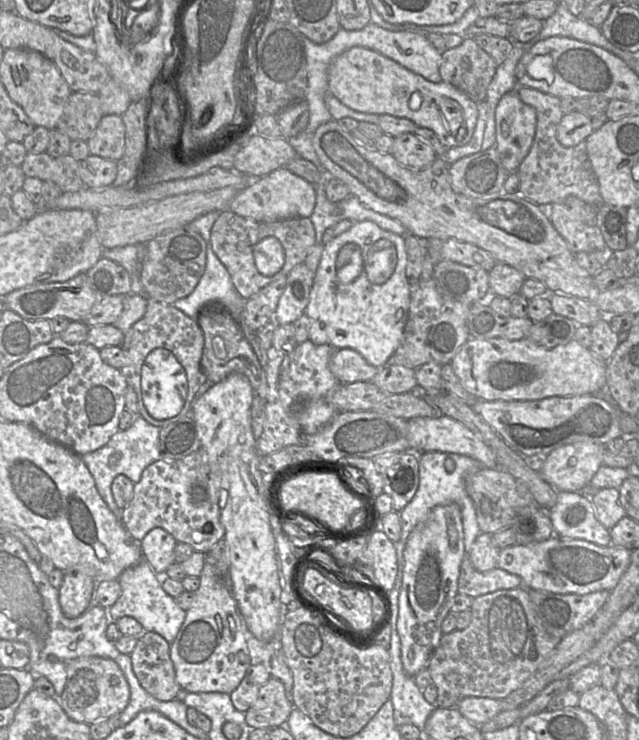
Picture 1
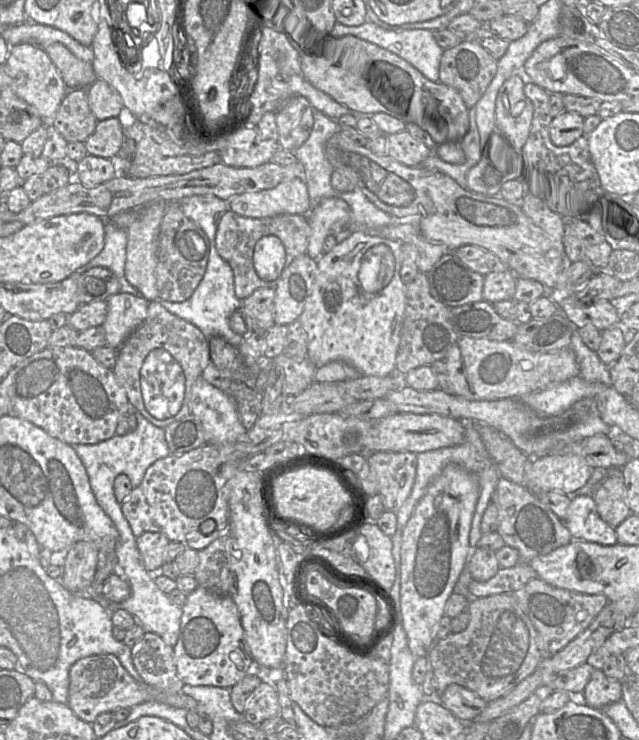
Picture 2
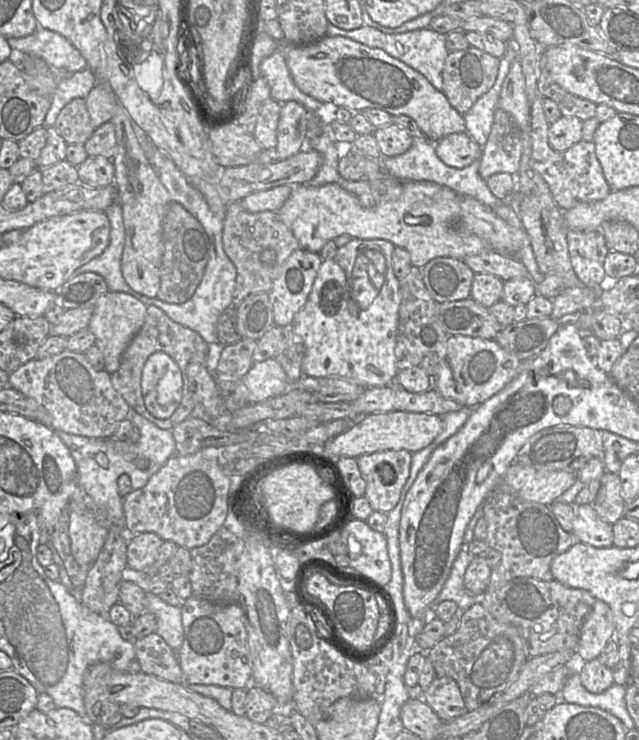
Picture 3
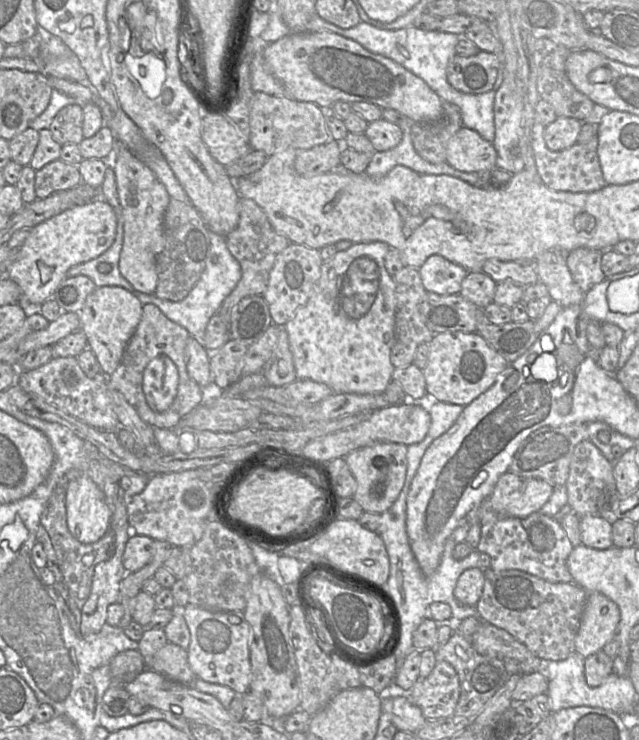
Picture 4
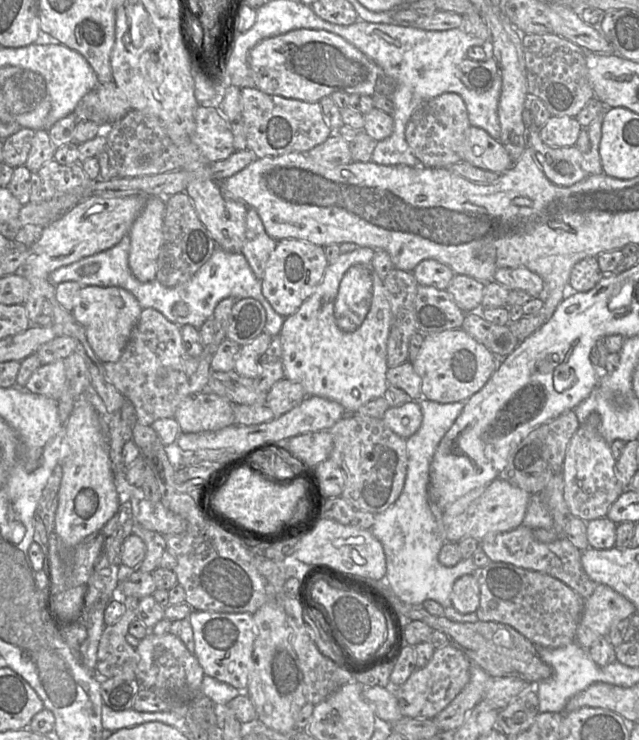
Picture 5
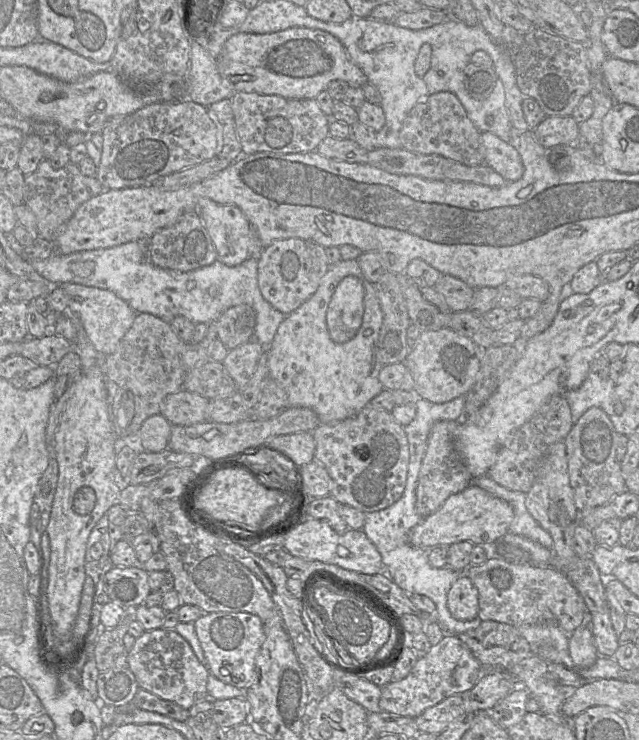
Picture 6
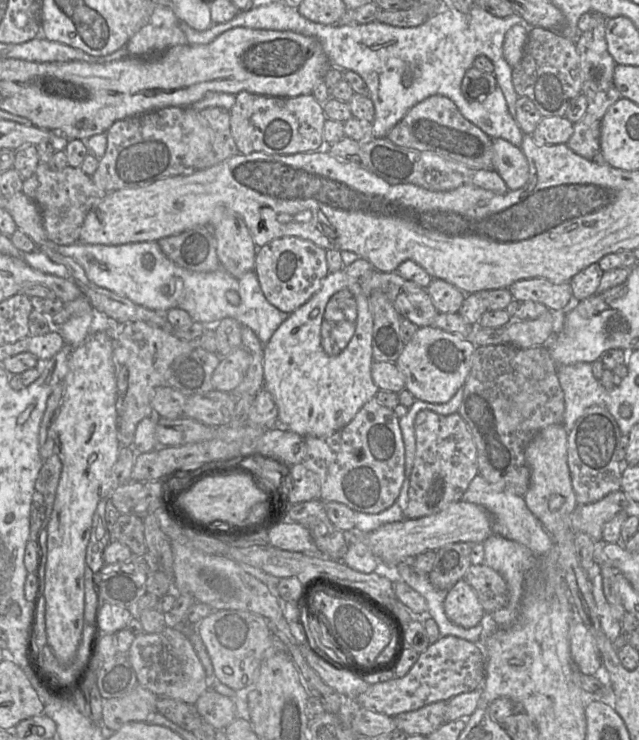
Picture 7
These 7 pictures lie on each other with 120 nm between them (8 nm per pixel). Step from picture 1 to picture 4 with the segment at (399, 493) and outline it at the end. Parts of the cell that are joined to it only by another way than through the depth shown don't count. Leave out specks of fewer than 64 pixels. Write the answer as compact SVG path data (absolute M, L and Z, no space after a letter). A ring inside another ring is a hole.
M378 442L378 443L369 445L369 446L365 446L365 447L356 449L356 450L350 452L345 457L339 457L339 458L344 458L346 460L348 467L357 482L357 489L356 489L355 493L353 494L353 499L362 507L364 512L373 512L373 513L380 514L380 513L384 512L385 510L387 510L389 507L391 507L391 505L397 499L397 497L404 485L404 481L405 481L405 477L406 477L406 470L407 470L407 446L406 445L400 444L400 443Z

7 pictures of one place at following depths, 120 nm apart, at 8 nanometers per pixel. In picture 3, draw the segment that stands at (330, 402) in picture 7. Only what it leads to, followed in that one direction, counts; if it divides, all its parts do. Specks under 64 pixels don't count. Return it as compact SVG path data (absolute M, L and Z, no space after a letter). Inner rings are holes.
M352 238L346 245L338 247L332 257L323 259L314 280L310 294L303 308L296 314L291 326L301 338L305 355L302 361L303 376L314 378L342 377L348 378L365 387L386 387L386 384L398 373L394 349L398 331L399 308L401 304L401 292L399 280L393 271L392 254L395 245L384 239L360 239Z

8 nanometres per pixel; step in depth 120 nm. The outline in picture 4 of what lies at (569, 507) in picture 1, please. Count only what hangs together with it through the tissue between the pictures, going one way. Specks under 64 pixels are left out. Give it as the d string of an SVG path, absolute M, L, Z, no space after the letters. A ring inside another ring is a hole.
M602 515L580 517L581 542L593 549L605 550L613 546L612 524L614 519Z

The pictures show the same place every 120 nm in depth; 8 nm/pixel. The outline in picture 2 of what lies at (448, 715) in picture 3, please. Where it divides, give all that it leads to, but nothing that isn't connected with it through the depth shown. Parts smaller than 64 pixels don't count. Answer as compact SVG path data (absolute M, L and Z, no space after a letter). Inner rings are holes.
M458 684L447 686L439 702L464 723L472 722L488 704L476 693Z

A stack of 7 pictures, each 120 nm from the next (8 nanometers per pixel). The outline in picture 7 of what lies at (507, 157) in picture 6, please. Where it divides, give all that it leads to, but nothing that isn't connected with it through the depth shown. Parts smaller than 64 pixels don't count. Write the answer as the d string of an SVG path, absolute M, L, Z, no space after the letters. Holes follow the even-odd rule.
M492 139L493 169L500 175L509 190L523 187L529 179L528 161L520 147L505 139Z

